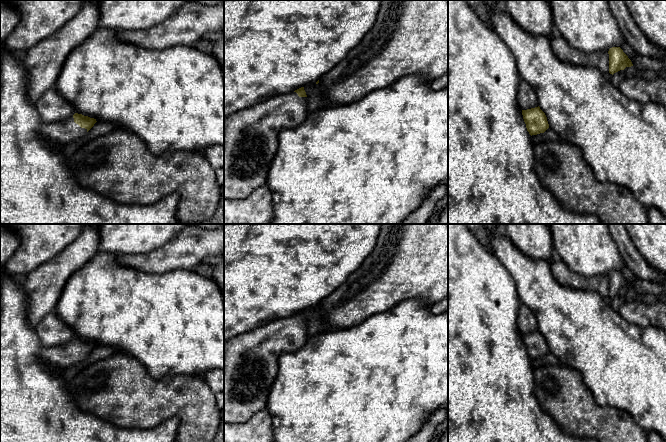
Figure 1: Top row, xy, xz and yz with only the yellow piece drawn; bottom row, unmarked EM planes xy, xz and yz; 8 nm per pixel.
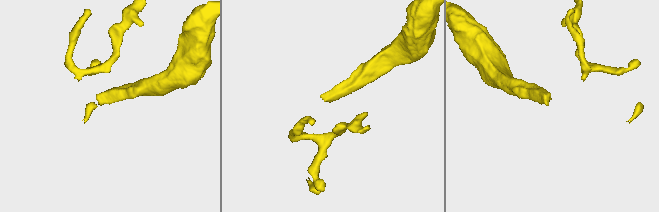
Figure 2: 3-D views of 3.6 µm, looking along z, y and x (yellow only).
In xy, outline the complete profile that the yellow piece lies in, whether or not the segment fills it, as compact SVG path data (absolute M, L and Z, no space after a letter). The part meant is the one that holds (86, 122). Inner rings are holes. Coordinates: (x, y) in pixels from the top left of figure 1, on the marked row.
M75 113L64 120L42 124L38 132L51 143L63 146L84 137L96 122L94 118Z

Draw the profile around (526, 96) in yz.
M521 78L518 84L517 103L521 110L538 107L538 99L535 89Z

